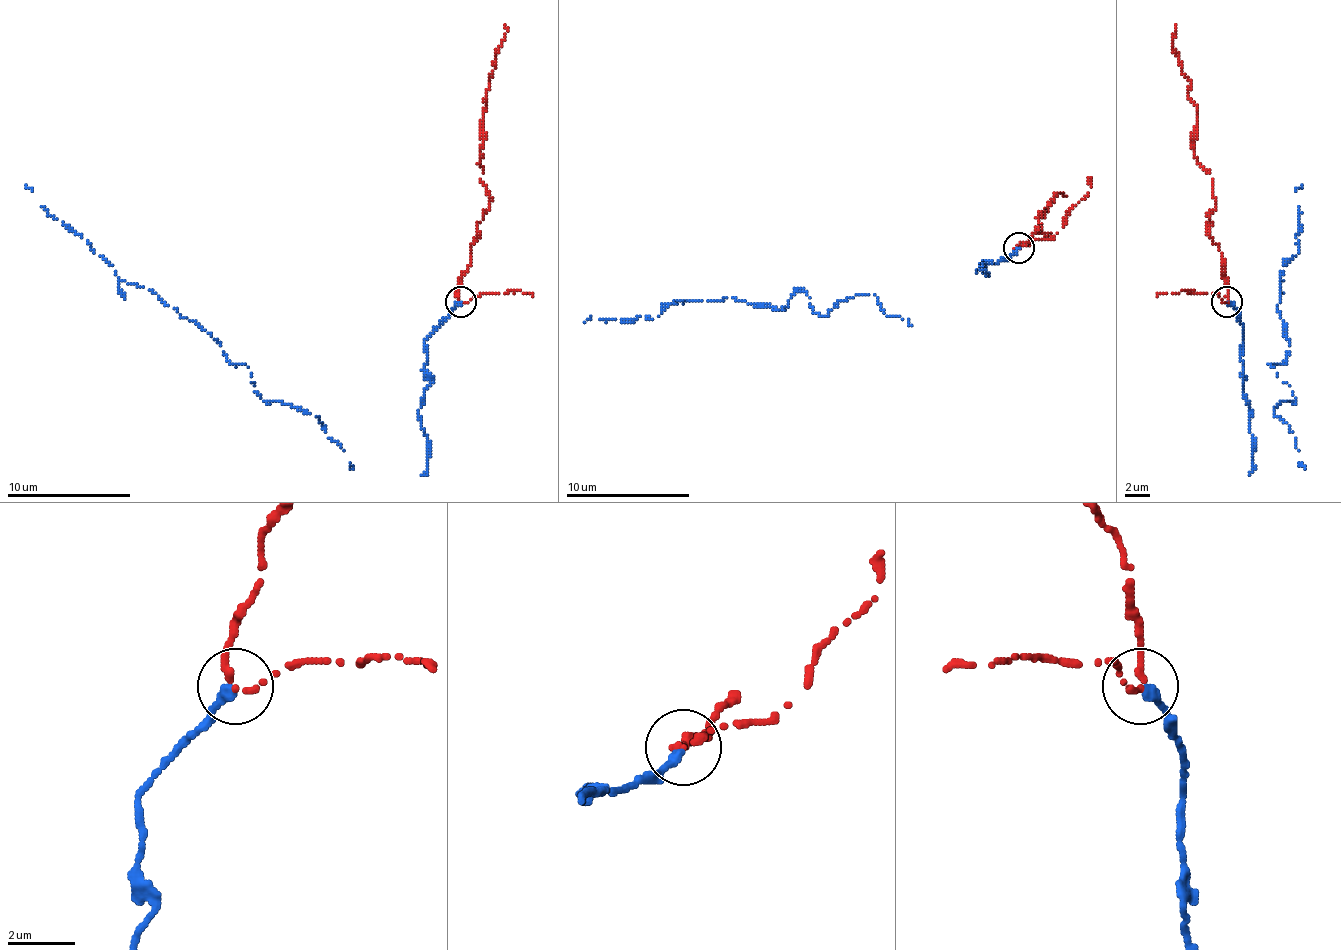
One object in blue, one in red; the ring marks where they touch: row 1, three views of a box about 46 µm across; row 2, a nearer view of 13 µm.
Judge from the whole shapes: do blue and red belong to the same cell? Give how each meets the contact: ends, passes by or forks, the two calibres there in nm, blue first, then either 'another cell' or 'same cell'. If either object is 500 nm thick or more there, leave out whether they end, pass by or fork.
blue ends | red ends | 320/260 nm | same cell

